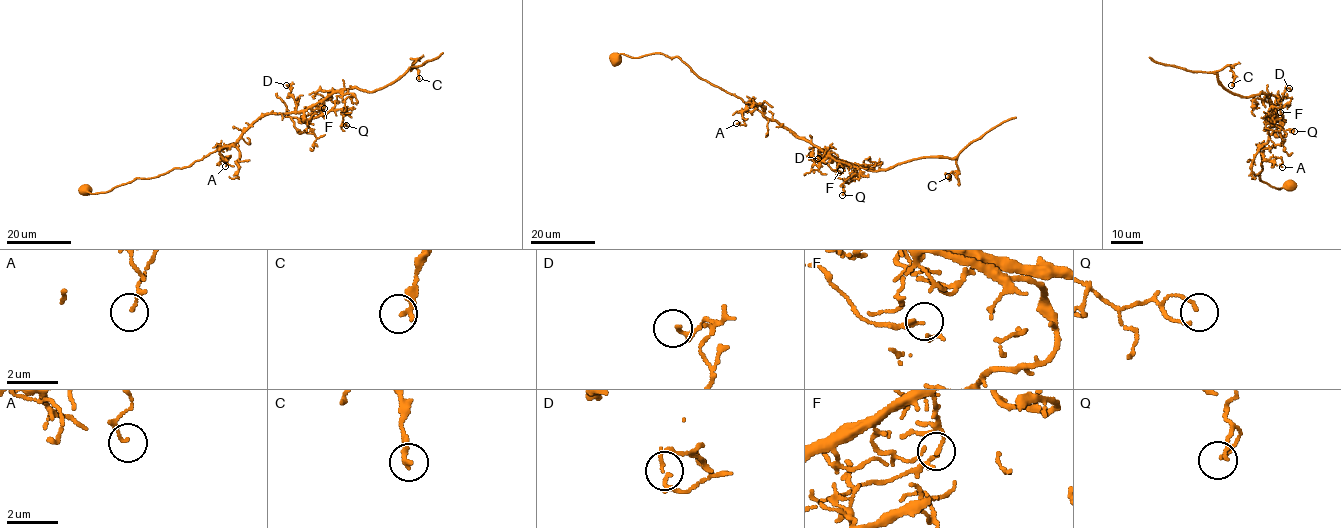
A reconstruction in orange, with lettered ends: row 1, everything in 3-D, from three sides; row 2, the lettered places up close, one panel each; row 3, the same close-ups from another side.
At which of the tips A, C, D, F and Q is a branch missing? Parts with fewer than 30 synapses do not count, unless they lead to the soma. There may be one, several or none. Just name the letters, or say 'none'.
none

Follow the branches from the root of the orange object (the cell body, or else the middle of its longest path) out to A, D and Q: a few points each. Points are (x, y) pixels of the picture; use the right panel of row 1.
A: (1291, 185), (1278, 189), (1255, 175), (1262, 167), (1265, 143), (1259, 145), (1265, 159), (1280, 158), (1282, 167)
D: (1291, 185), (1278, 189), (1254, 174), (1261, 169), (1271, 111), (1289, 88)
Q: (1291, 185), (1278, 189), (1254, 174), (1261, 169), (1273, 116), (1266, 122), (1267, 114), (1294, 131)

